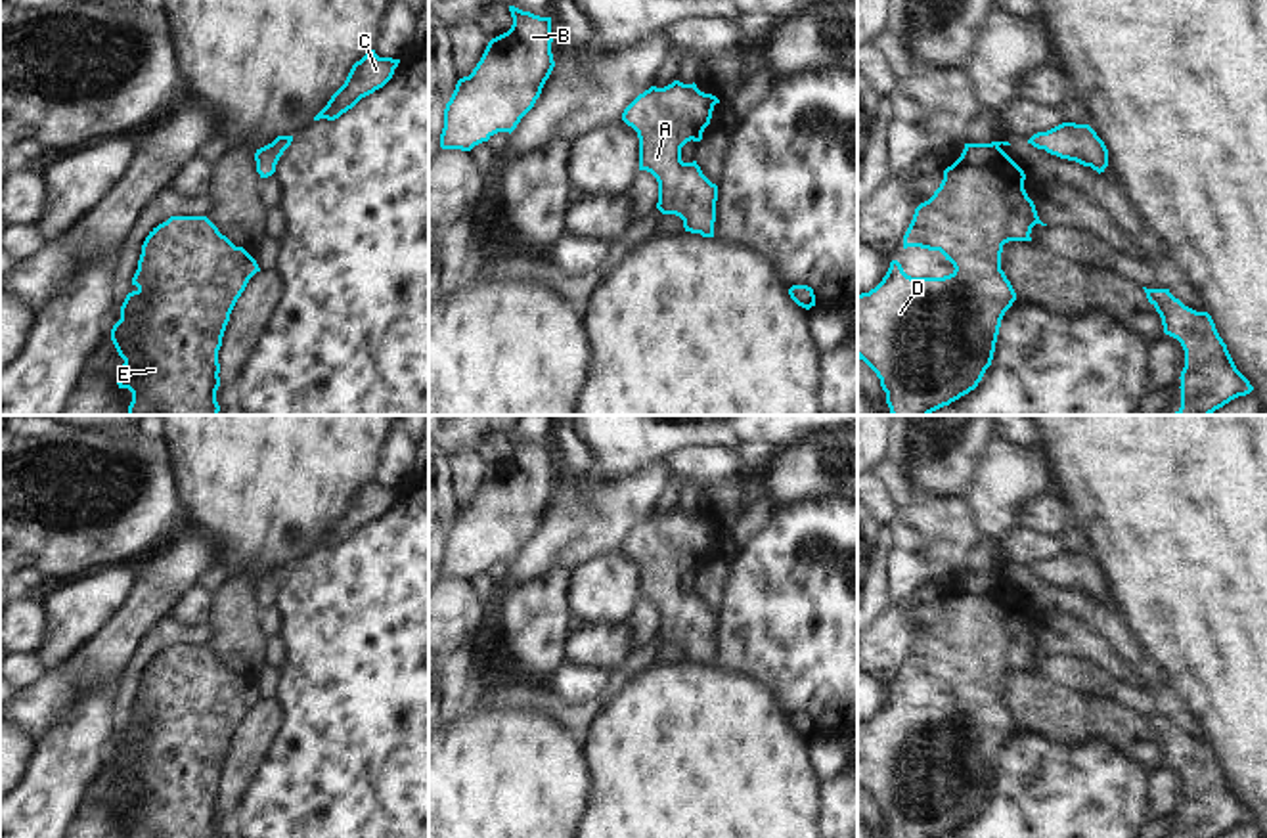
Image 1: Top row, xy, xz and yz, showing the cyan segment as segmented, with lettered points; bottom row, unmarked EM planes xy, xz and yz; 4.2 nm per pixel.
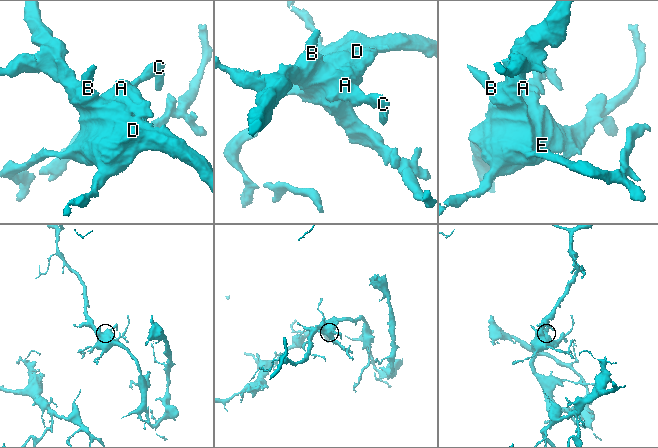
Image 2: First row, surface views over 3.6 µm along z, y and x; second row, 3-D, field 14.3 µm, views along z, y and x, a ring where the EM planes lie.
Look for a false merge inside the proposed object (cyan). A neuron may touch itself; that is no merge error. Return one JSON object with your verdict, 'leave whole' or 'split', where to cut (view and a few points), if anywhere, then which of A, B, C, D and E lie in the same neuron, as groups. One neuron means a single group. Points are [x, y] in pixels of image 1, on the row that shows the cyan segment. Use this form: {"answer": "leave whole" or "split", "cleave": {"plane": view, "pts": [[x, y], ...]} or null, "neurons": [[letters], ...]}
{"answer": "leave whole", "cleave": null, "neurons": [["A", "B", "C", "D", "E"]]}

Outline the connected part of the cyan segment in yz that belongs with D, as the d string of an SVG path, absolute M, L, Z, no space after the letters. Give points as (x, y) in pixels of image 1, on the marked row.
M965 143L903 235L903 249L940 251L955 270L944 277L911 277L892 260L882 281L857 295L857 358L880 379L892 415L930 415L974 390L991 365L1001 320L1016 300L1001 270L1003 245L1032 241L1032 228L1047 226L1024 189L1024 170L1001 143L1011 145Z

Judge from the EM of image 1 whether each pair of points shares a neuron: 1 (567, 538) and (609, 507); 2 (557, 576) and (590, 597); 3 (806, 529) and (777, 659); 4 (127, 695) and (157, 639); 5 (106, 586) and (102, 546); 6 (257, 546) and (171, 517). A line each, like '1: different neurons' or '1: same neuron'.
1: same neuron
2: different neurons
3: same neuron
4: same neuron
5: different neurons
6: different neurons

